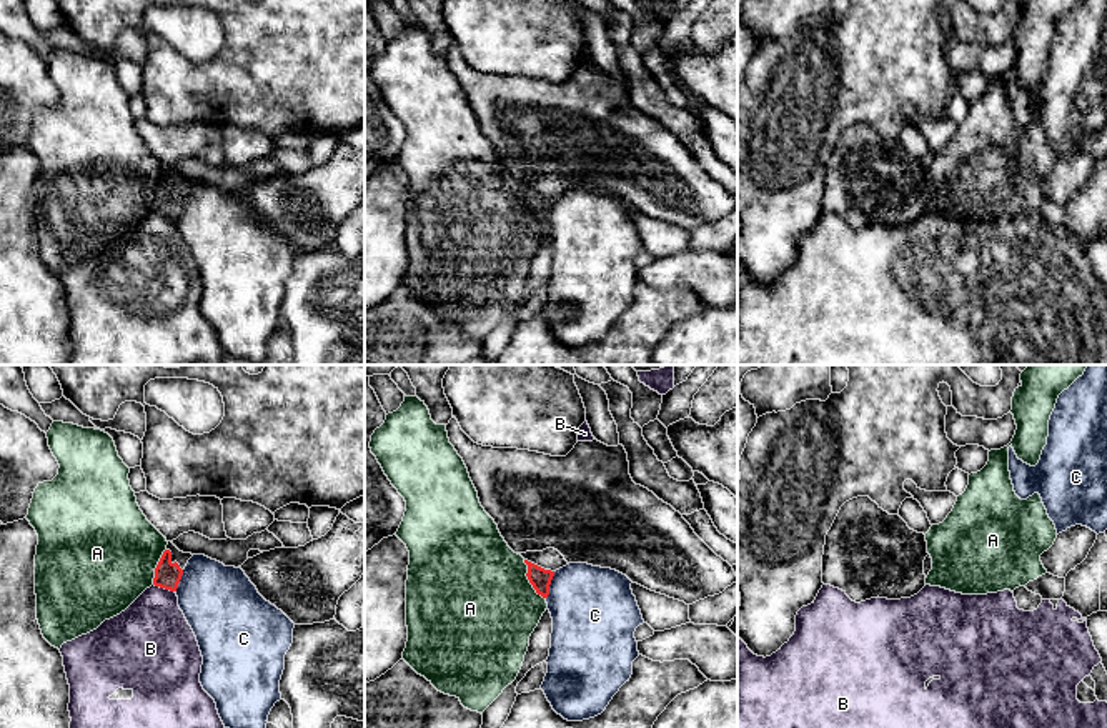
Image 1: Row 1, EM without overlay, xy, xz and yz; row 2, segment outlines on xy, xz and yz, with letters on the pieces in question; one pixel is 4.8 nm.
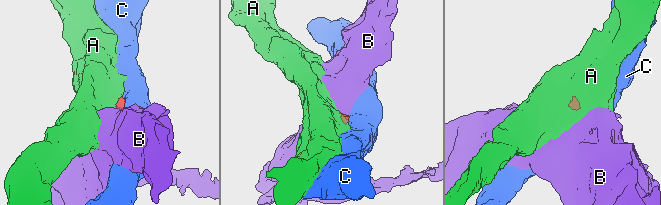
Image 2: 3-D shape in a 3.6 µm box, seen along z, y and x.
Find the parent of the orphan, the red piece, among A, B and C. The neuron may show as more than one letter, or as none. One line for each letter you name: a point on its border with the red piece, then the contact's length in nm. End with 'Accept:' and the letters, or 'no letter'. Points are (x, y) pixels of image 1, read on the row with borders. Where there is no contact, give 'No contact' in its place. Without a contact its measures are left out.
A: Touches red at xz (528, 578). Shared border 220 nm
Accept: A

